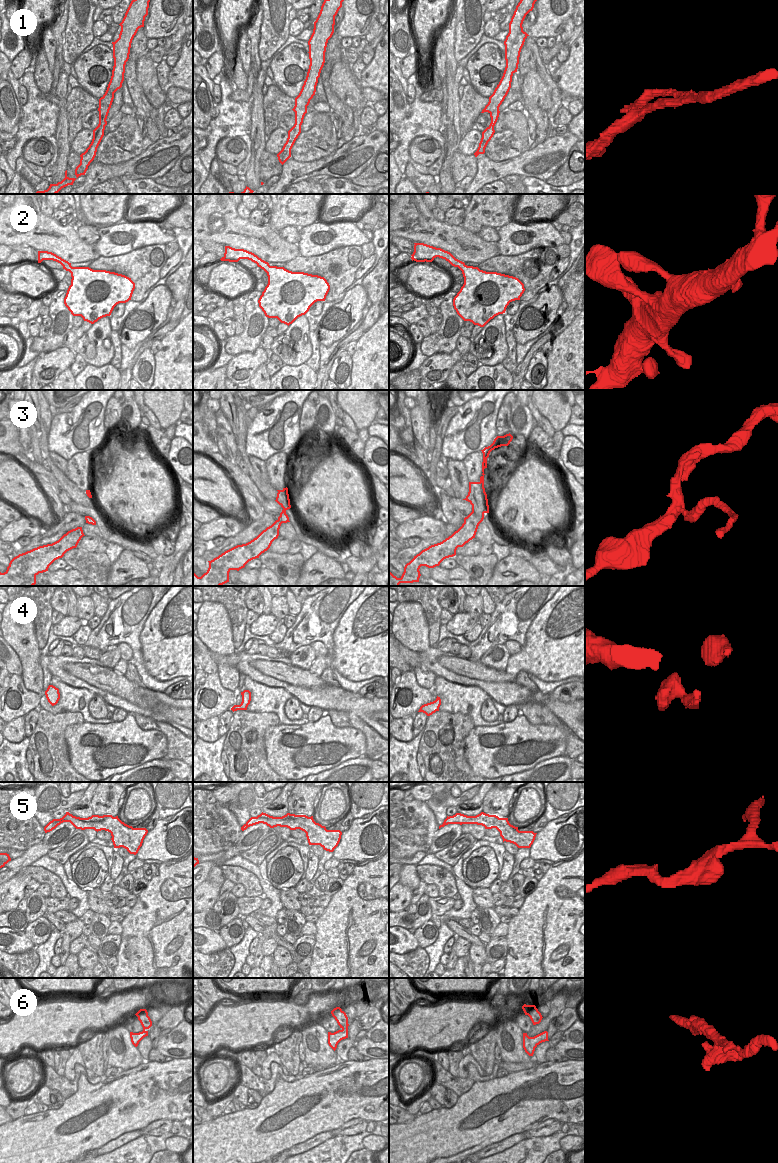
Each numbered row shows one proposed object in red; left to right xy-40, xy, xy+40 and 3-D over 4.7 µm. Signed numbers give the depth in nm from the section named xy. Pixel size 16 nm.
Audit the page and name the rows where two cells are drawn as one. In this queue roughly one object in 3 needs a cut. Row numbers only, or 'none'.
1, 3

